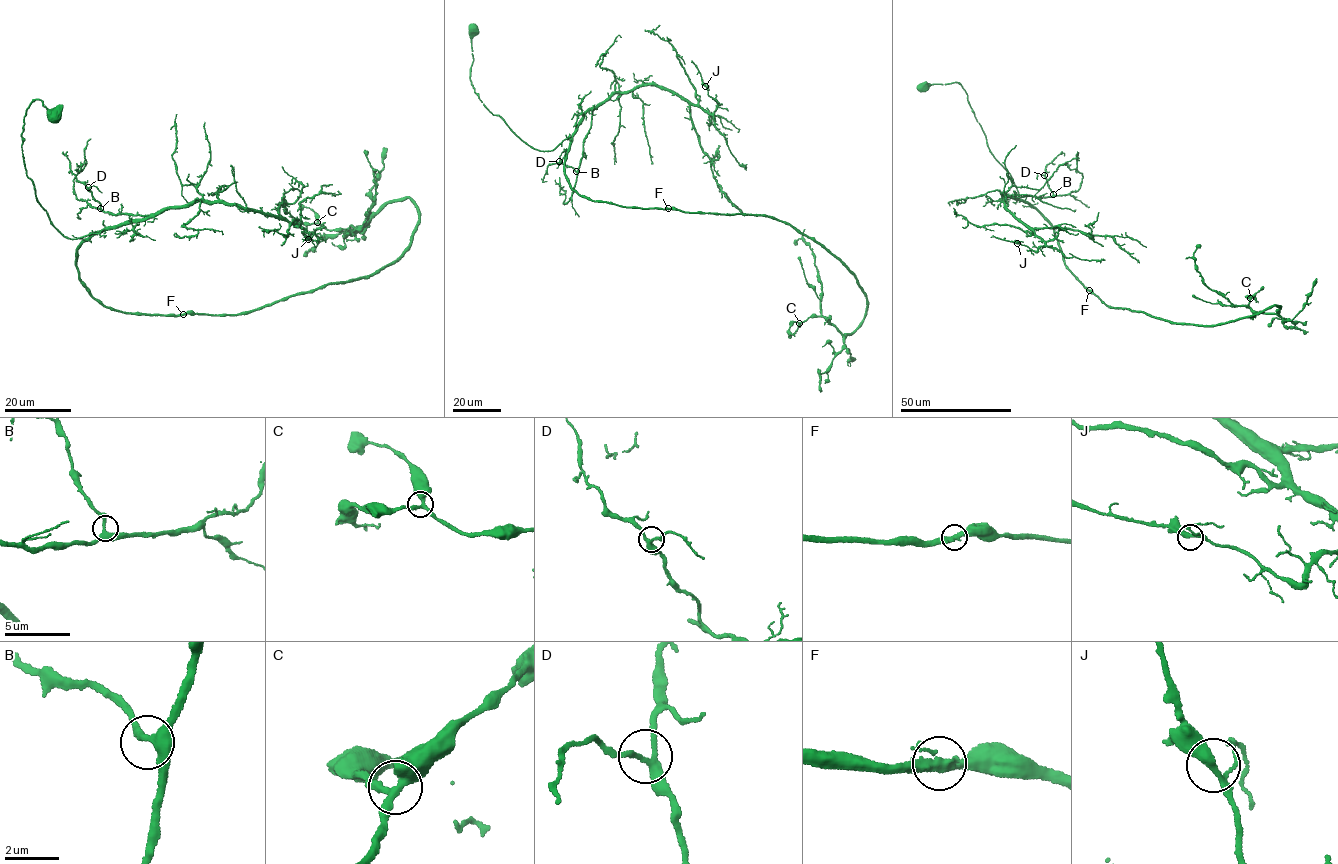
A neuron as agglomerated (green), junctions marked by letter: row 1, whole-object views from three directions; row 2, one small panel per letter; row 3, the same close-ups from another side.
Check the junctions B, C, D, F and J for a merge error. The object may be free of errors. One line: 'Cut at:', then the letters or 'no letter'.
Cut at: no letter

